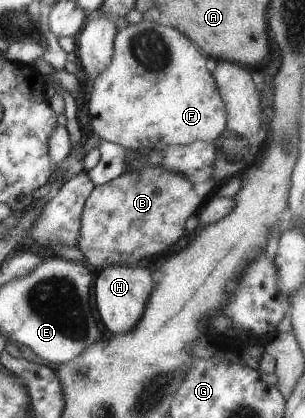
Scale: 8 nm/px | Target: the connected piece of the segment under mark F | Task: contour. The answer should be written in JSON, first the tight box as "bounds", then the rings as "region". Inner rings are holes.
{"bounds":[84,19,225,150],"region":[[[141,19],[119,29],[111,47],[111,61],[88,88],[84,118],[94,136],[127,150],[196,140],[212,143],[219,137],[225,127],[225,107],[205,68],[207,57],[197,53],[187,37],[165,22]]]}

